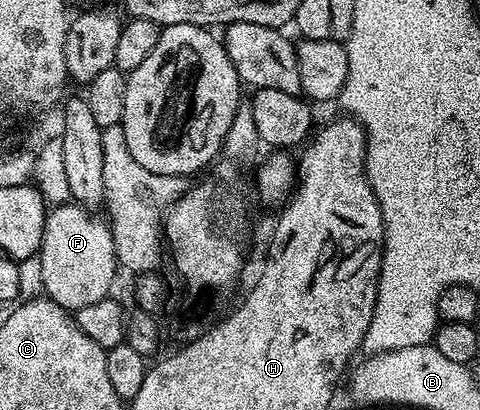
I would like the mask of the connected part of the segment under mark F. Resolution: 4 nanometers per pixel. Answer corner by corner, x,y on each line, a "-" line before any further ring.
75,202
52,207
43,224
43,238
37,253
46,299
68,310
78,310
108,299
117,271
115,236
107,220
98,220
94,211

